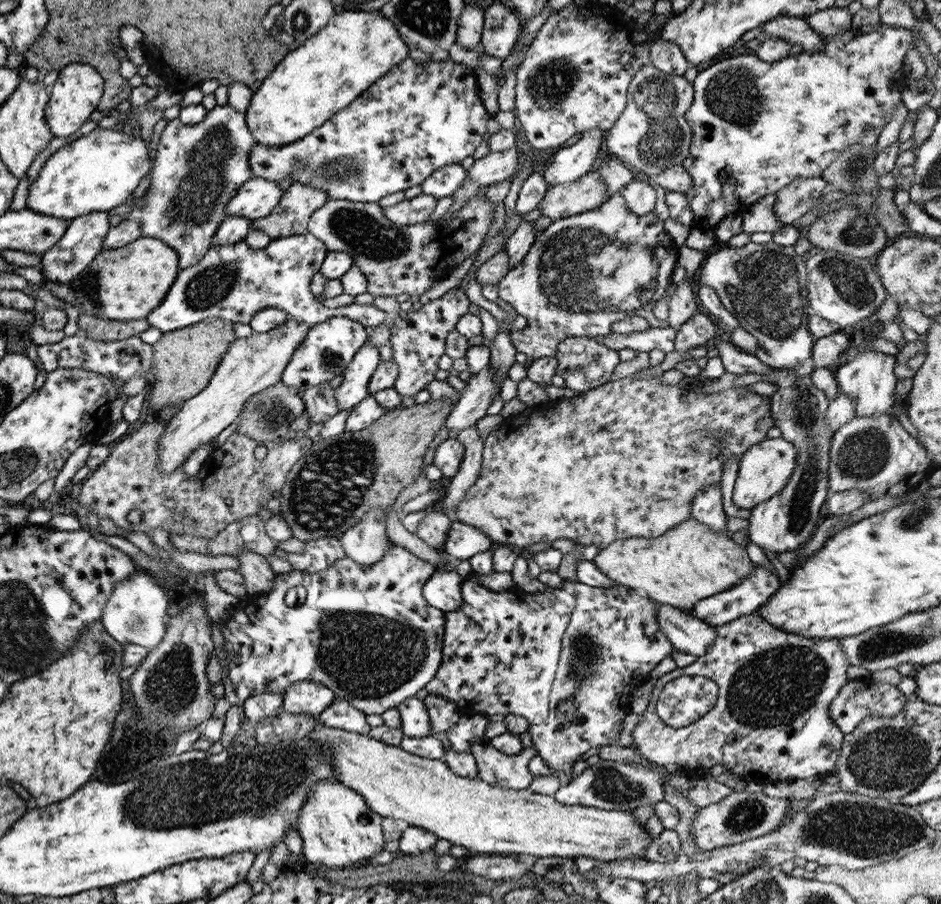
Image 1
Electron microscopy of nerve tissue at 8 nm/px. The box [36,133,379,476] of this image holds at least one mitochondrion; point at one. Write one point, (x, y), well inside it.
(213, 282)

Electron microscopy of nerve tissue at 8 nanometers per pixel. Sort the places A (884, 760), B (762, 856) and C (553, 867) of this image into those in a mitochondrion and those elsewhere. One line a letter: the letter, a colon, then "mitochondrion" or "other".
A: mitochondrion
B: mitochondrion
C: other

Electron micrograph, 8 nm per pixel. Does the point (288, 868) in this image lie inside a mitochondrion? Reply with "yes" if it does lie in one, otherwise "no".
no

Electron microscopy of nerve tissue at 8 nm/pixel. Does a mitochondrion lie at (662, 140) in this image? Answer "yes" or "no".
yes

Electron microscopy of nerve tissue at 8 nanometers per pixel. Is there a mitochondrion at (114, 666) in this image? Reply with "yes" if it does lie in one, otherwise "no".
no

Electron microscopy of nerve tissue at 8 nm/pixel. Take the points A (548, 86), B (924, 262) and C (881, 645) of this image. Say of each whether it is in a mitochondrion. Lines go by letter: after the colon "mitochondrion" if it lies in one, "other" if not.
A: mitochondrion
B: mitochondrion
C: mitochondrion

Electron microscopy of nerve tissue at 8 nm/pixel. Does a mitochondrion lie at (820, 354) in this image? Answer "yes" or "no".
no

